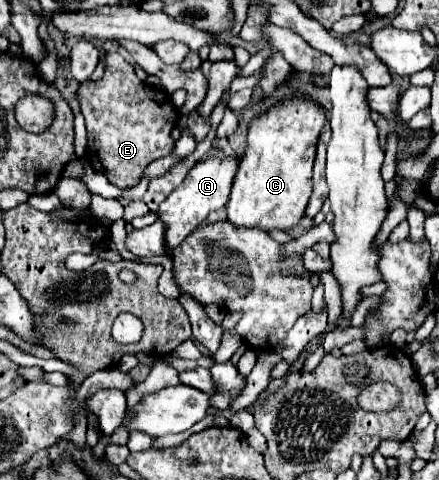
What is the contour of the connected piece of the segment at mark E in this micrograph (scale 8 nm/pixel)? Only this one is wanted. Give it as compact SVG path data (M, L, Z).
M119 53L105 55L105 65L105 75L99 81L87 81L77 91L89 137L85 157L89 157L95 171L105 173L109 183L125 189L139 183L143 169L151 161L171 153L175 145L171 131L179 121L179 113L171 97L163 89L141 81L135 67Z

